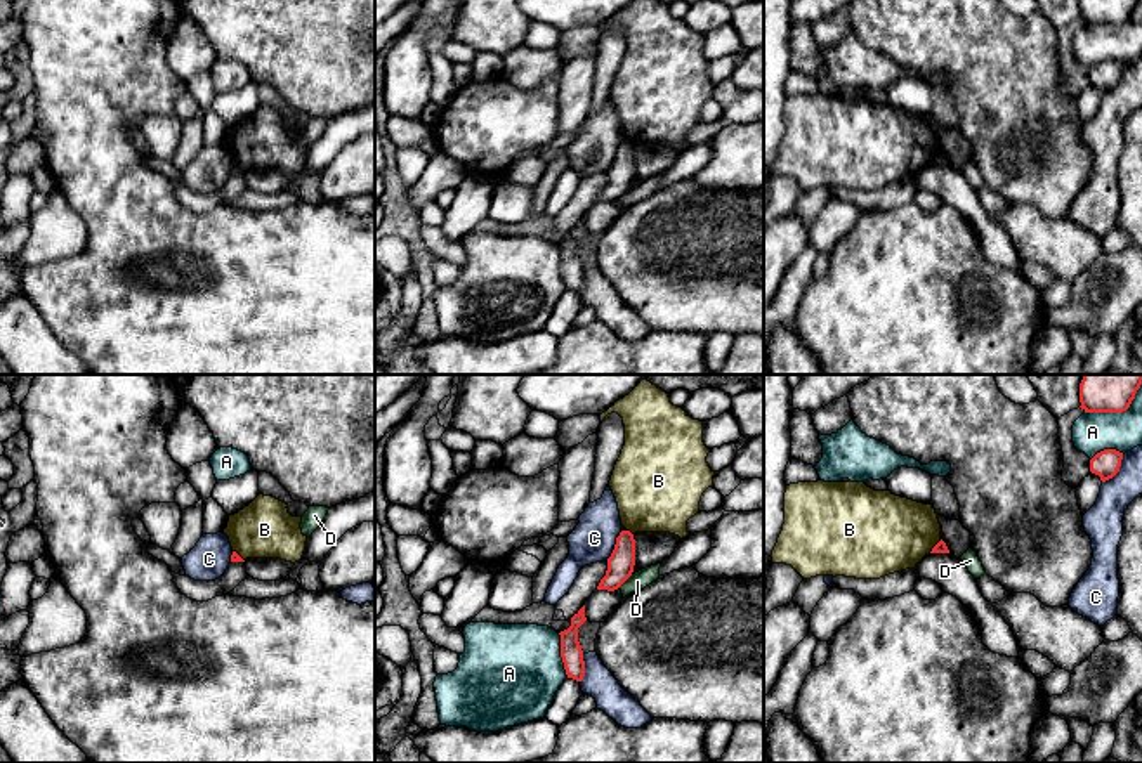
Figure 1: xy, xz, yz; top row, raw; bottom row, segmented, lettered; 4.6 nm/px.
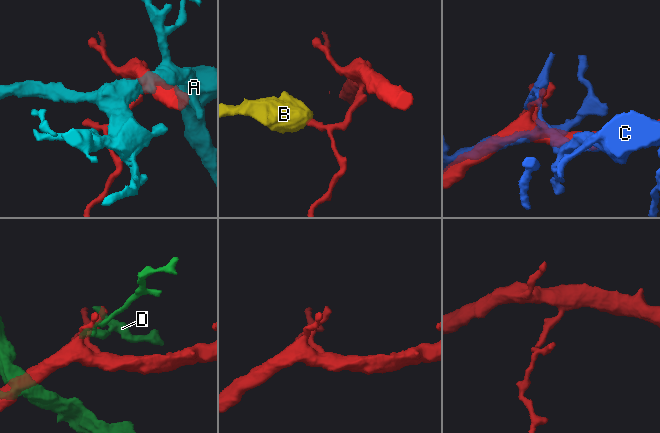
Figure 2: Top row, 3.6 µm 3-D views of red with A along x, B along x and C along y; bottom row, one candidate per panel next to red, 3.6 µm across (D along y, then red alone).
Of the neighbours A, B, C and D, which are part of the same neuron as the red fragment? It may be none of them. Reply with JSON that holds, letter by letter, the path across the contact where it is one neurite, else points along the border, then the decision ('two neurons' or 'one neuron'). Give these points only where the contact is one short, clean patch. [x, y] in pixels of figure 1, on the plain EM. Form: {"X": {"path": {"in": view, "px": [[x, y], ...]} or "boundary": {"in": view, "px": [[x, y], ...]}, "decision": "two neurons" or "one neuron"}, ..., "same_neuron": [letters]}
{"A": {"decision": "two neurons"}, "B": {"boundary": {"in": "xz", "px": [[627, 141], [632, 146]]}, "decision": "two neurons"}, "C": {"decision": "two neurons"}, "D": {"decision": "two neurons"}, "same_neuron": []}

